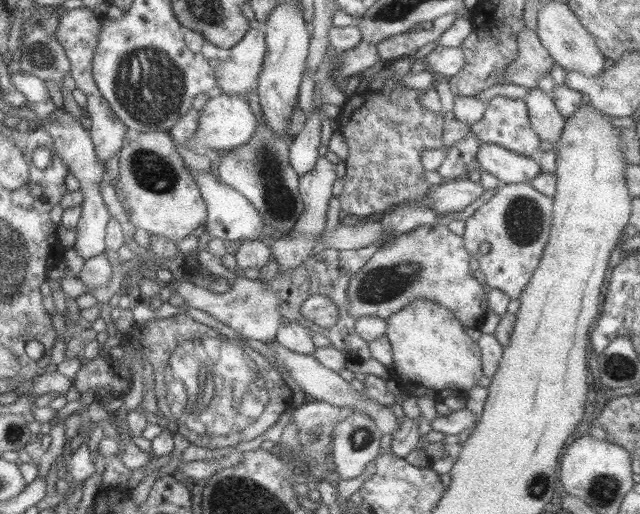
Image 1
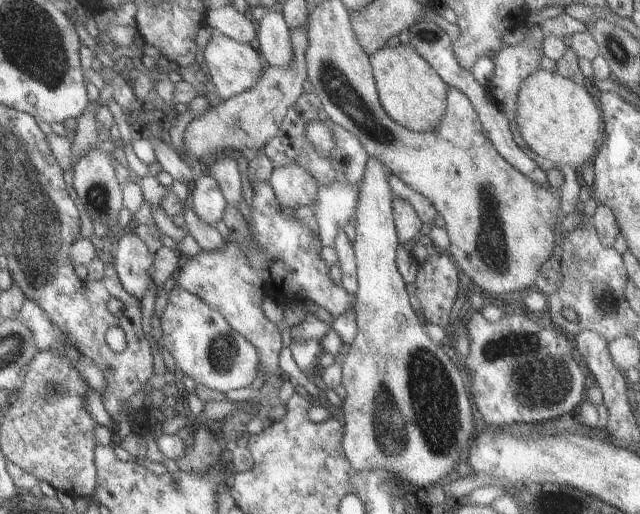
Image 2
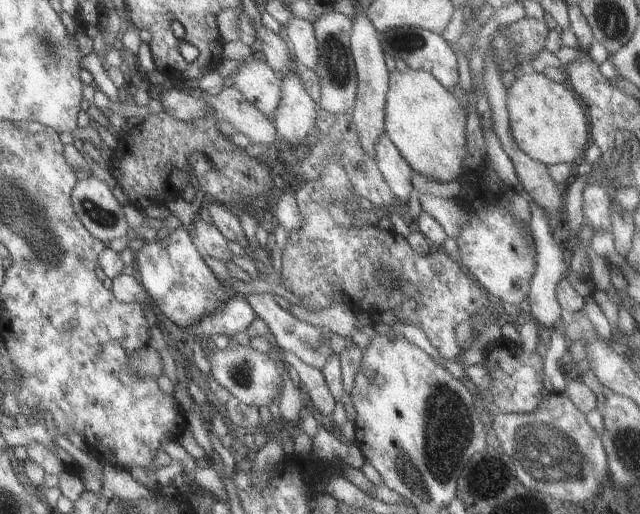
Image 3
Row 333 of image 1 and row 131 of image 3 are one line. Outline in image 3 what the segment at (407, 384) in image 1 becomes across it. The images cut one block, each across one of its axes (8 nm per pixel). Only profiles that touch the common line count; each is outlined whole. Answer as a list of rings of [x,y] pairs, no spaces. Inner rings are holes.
[[[412,68],[388,72],[384,106],[384,132],[413,173],[442,183],[467,177],[460,164],[467,154],[465,108],[431,74]]]

